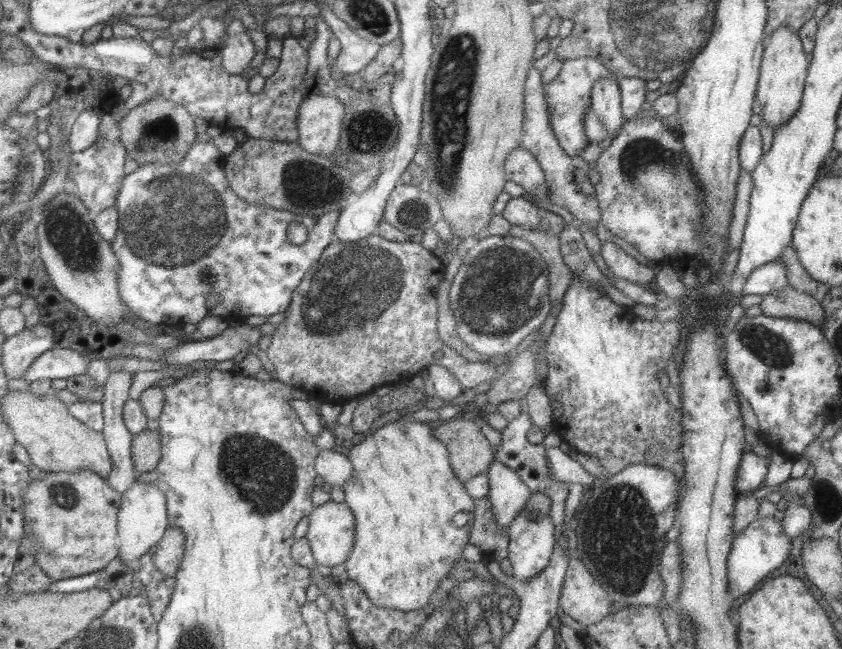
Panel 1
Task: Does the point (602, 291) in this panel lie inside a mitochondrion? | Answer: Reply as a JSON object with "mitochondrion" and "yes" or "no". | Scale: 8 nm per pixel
{"mitochondrion":"no"}

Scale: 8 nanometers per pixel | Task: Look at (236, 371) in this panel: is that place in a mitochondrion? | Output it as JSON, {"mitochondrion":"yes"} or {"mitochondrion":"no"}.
{"mitochondrion":"no"}

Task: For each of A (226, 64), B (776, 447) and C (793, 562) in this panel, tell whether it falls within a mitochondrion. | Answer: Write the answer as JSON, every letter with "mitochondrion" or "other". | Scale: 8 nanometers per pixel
{"A":"other","B":"other","C":"other"}

